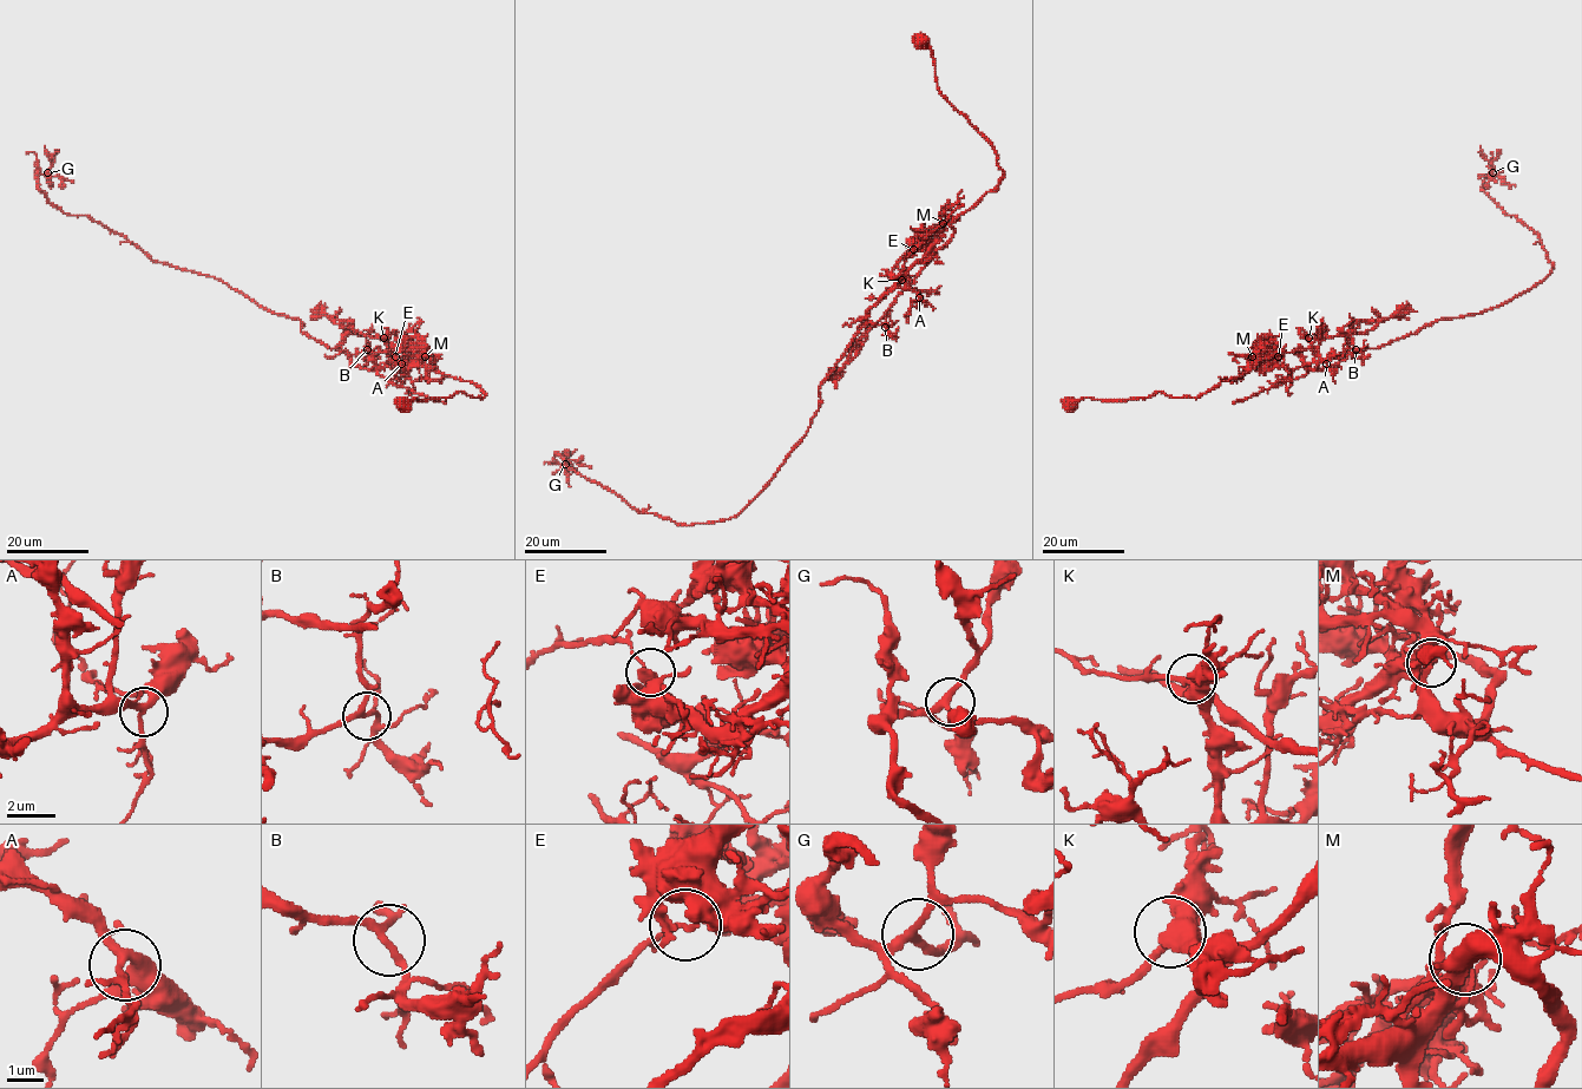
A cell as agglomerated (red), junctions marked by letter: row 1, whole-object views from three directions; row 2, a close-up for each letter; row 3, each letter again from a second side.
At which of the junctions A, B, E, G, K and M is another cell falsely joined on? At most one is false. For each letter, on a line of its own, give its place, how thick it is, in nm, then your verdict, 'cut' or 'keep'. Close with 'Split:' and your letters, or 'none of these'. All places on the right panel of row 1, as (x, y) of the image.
A: place (1326, 363); calibre 260 nm; keep
B: place (1356, 349); calibre 200 nm; keep
E: place (1278, 356); calibre 100 nm; cut
G: place (1492, 172); calibre 240 nm; keep
K: place (1308, 338); calibre 440 nm; keep
M: place (1252, 356); calibre 150 nm; keep
Split: E

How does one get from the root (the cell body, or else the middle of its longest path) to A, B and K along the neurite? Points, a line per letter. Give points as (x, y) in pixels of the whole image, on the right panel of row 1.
A: (1067, 404), (1149, 398), (1157, 392), (1198, 398), (1261, 359), (1310, 347), (1315, 361), (1326, 363)
B: (1067, 404), (1149, 398), (1157, 392), (1198, 398), (1262, 356), (1279, 355), (1288, 371), (1324, 369), (1356, 349)
K: (1067, 404), (1149, 398), (1157, 392), (1198, 398), (1261, 359), (1305, 349), (1308, 338)

